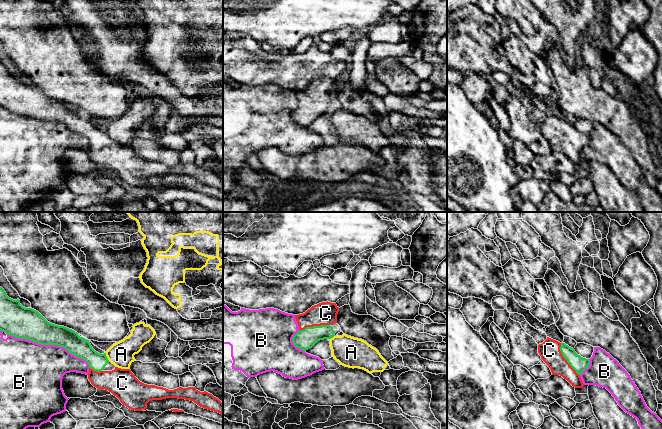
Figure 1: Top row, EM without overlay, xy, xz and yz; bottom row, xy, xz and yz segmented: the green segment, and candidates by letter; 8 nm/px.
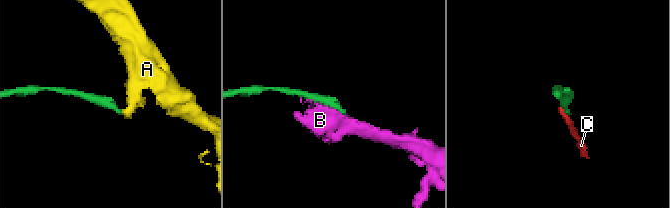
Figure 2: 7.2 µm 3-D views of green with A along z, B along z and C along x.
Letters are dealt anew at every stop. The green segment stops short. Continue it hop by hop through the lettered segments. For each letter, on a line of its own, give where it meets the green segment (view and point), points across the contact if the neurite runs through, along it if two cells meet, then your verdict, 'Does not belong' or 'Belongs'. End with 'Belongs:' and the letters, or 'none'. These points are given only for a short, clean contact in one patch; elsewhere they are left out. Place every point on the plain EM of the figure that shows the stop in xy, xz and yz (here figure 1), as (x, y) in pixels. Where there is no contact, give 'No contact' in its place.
A: Touches green at xy (106, 132). Boundary: xy (105, 128), (109, 136). Does not belong
B: Touches green at xy (49, 120). Does not belong
C: Touches green at yz (565, 134). Belongs
Belongs: C

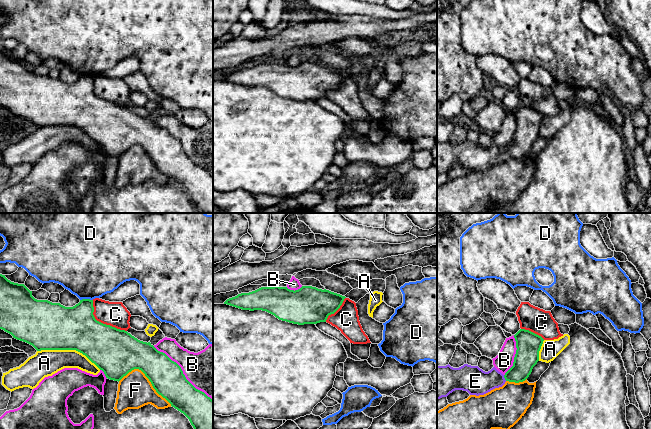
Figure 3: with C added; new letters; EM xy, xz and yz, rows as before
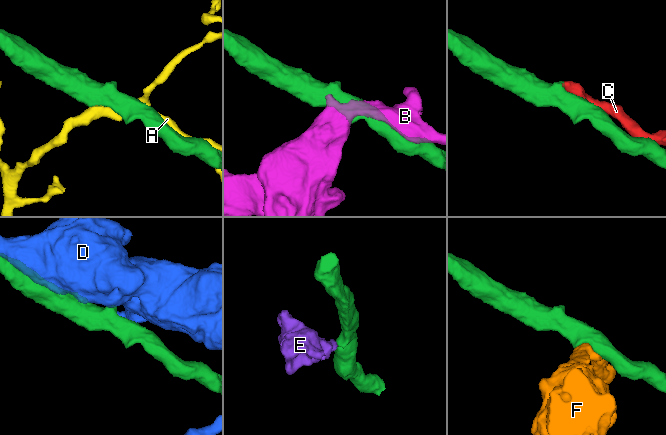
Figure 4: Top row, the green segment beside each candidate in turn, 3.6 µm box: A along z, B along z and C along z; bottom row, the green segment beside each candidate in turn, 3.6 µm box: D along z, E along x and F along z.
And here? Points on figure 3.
A: Touches green at xy (69, 125). Does not belong
B: Touches green at xy (182, 148). Does not belong
C: Touches green at xy (102, 99). Does not belong
D: Touches green at xy (86, 75). Does not belong
E: Touches green at yz (504, 153). Path across: yz (526, 133), (504, 153), (488, 157), (475, 157). Belongs
F: Touches green at xy (146, 152). Does not belong
Belongs: E

